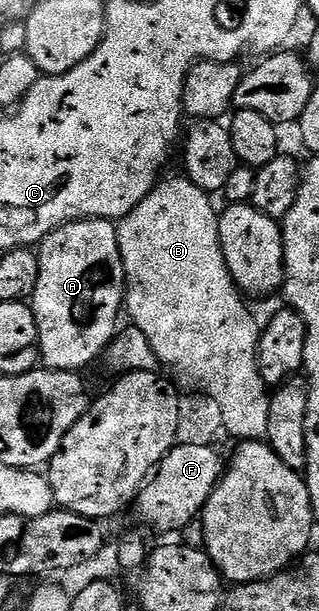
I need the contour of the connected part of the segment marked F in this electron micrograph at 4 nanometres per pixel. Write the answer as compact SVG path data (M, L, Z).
M190 443L176 444L167 452L166 459L158 465L136 499L139 516L152 529L180 532L201 515L224 469L224 458L222 462L221 456L214 450L213 445Z

